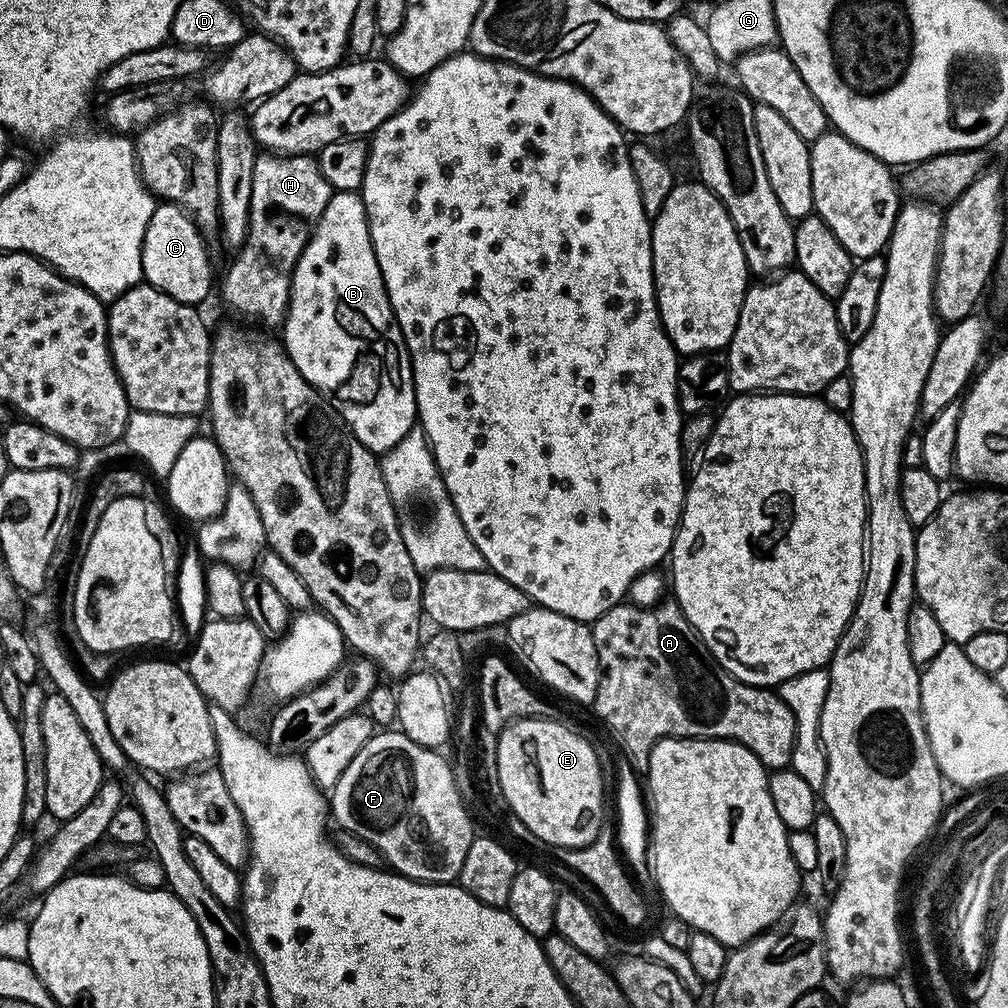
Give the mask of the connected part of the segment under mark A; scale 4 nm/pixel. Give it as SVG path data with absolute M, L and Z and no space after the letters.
M621 602L606 610L591 625L594 646L596 647L596 657L600 660L600 681L596 691L596 703L594 711L596 716L624 743L624 748L633 756L630 760L631 767L637 770L647 769L648 755L652 752L652 747L659 740L666 740L670 736L681 738L703 738L705 740L732 740L735 744L741 744L750 749L754 755L764 763L764 767L769 770L786 768L791 765L792 751L795 748L796 722L795 715L791 712L790 706L781 698L779 691L770 688L756 688L752 684L743 684L741 680L736 680L721 666L710 654L710 650L702 642L702 638L694 630L694 626L684 616L684 611L675 602L661 602L651 608L640 608L631 602Z

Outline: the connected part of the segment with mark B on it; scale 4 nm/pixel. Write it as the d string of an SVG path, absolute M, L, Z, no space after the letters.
M336 192L333 194L326 206L326 210L320 216L320 221L313 228L312 237L309 238L307 246L302 250L302 254L292 271L288 315L284 317L282 331L284 331L282 347L294 362L296 369L302 374L302 378L306 378L306 382L310 382L310 386L314 386L322 393L324 399L328 401L328 405L348 423L348 429L358 438L358 442L362 442L362 446L366 446L371 452L383 454L404 441L406 434L412 431L418 420L416 414L416 387L412 381L412 359L408 357L408 348L404 344L404 335L398 326L396 316L392 313L392 307L388 301L388 292L384 289L384 279L372 249L372 239L368 229L368 215L364 209L363 199L356 192Z

